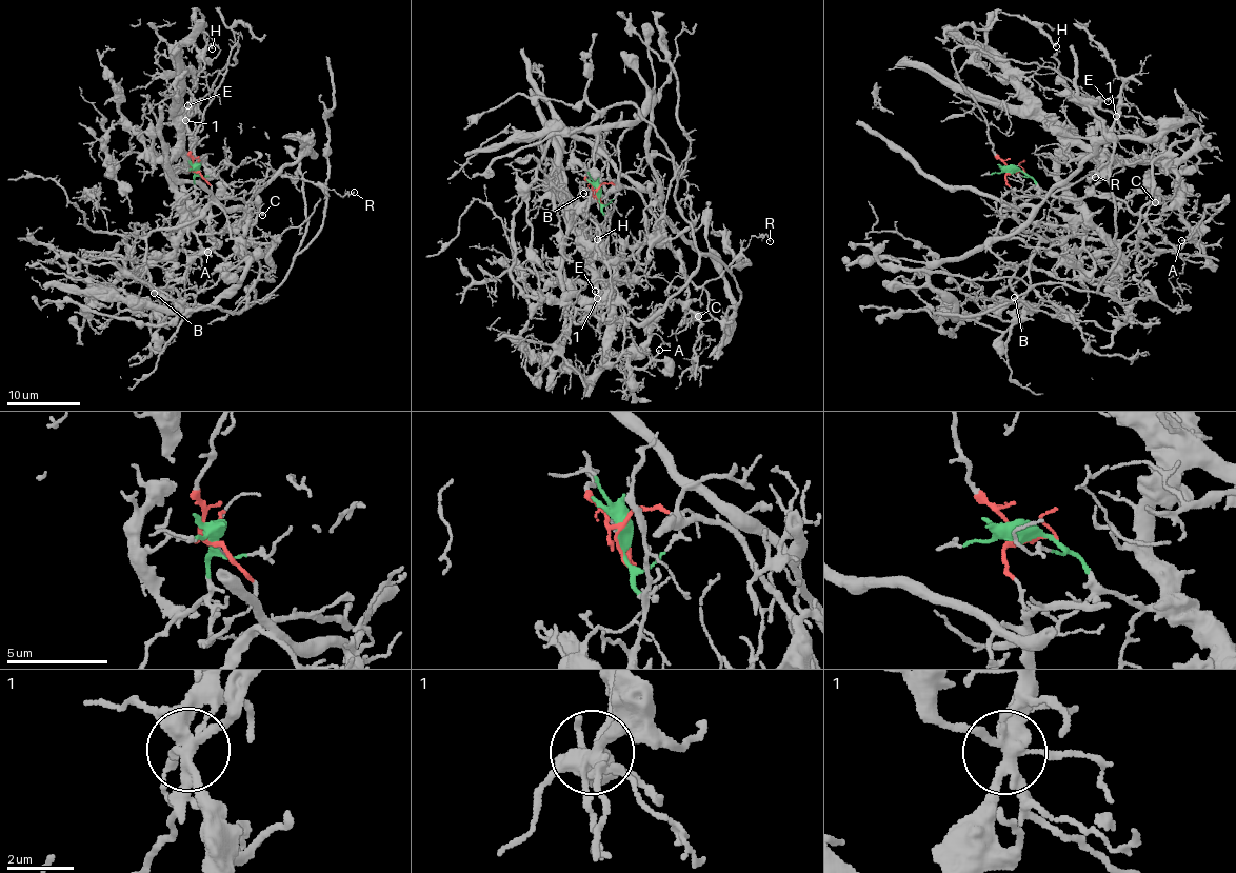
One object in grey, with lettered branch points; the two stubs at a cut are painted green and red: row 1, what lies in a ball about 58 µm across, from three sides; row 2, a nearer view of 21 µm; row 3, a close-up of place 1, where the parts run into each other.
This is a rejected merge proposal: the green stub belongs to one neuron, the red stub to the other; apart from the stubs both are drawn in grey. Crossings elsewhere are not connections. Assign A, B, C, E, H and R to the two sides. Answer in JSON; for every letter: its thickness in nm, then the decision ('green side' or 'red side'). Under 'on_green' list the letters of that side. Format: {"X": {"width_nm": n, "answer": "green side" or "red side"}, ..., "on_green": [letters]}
{"A": {"width_nm": 140, "answer": "green side"}, "B": {"width_nm": 120, "answer": "red side"}, "C": {"width_nm": 160, "answer": "red side"}, "E": {"width_nm": 140, "answer": "green side"}, "H": {"width_nm": 200, "answer": "green side"}, "R": {"width_nm": 110, "answer": "red side"}, "on_green": ["A", "E", "H"]}

